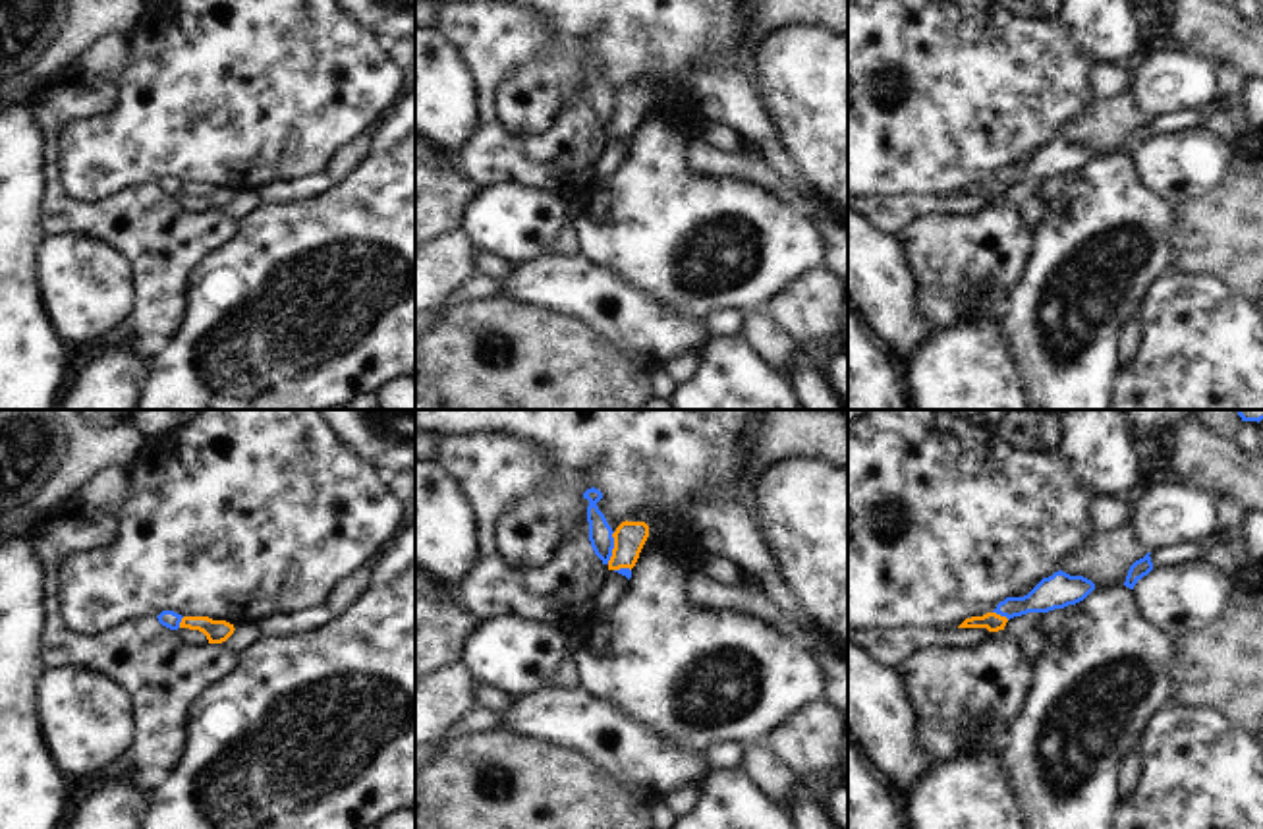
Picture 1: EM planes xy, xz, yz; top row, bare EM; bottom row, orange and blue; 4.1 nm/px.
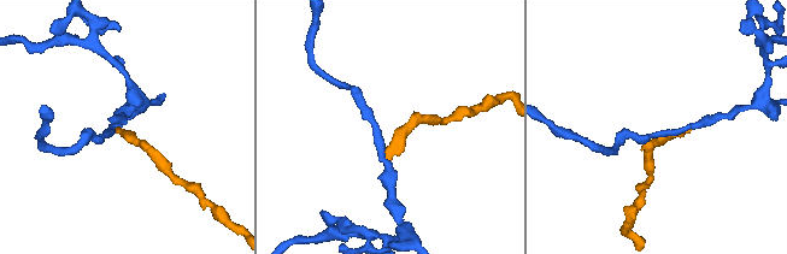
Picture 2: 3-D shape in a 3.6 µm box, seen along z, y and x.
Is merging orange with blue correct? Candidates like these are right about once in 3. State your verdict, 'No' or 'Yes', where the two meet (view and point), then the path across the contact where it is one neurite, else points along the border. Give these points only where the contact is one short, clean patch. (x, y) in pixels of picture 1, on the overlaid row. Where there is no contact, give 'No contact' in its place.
No. Touches orange at xz (615, 547). Boundary: xz (615, 532), (613, 555), (607, 563)

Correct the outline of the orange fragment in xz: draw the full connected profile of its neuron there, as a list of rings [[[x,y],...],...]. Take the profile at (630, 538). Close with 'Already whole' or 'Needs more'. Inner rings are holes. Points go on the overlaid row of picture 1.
[[[622,522],[614,537],[612,557],[608,560],[608,570],[633,568],[639,553],[649,537],[649,526],[645,522]]]. Already whole

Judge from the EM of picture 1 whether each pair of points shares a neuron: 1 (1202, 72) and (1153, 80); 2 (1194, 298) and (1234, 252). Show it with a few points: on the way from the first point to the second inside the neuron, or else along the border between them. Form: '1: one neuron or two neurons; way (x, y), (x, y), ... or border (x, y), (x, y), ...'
1: one neuron; way (1190, 80), (1165, 80)
2: two neurons; border (1173, 267), (1192, 275), (1211, 275), (1242, 298)

